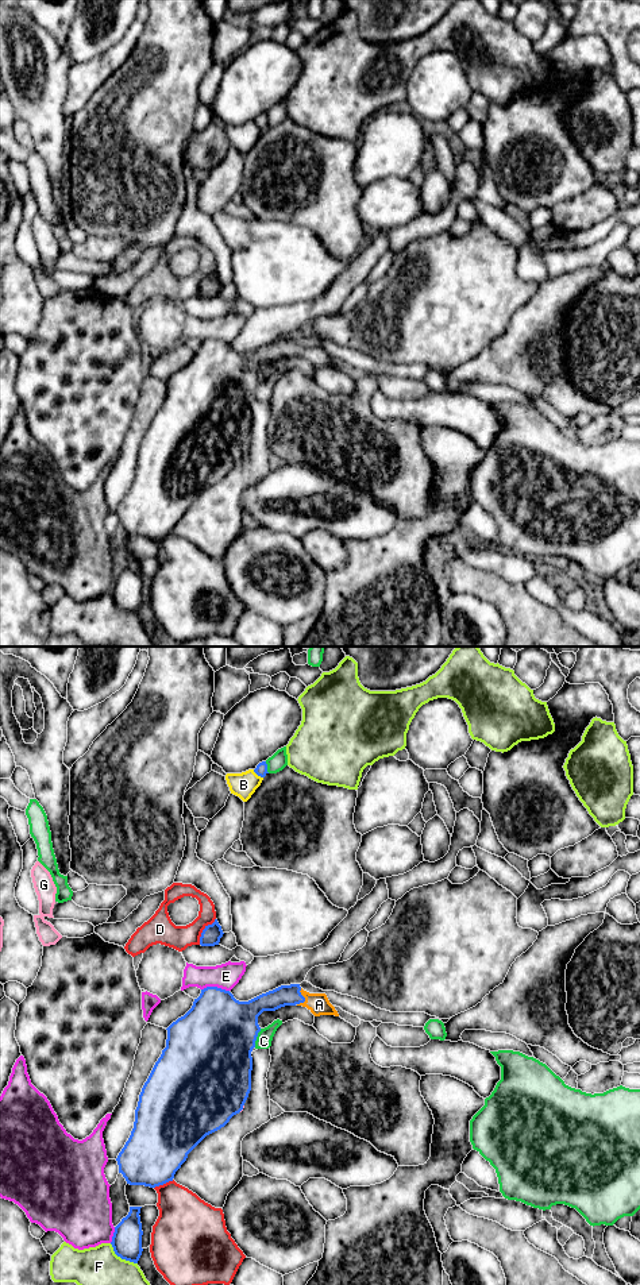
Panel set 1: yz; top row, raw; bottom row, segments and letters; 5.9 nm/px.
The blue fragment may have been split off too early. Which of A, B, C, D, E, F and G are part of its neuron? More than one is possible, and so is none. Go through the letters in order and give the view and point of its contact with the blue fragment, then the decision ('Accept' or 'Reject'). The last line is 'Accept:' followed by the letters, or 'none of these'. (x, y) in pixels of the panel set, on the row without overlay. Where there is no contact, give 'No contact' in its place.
A: Touches blue at yz (304, 350). Reject
B: Touches blue at yz (258, 127). Reject
C: Touches blue at yz (255, 390). Reject
D: Touches blue at yz (203, 282). Reject
E: Touches blue at yz (215, 339). Reject
F: Touches blue at yz (122, 610). Reject
G: Touches blue at yz (242, 460). Reject
Accept: none of these

